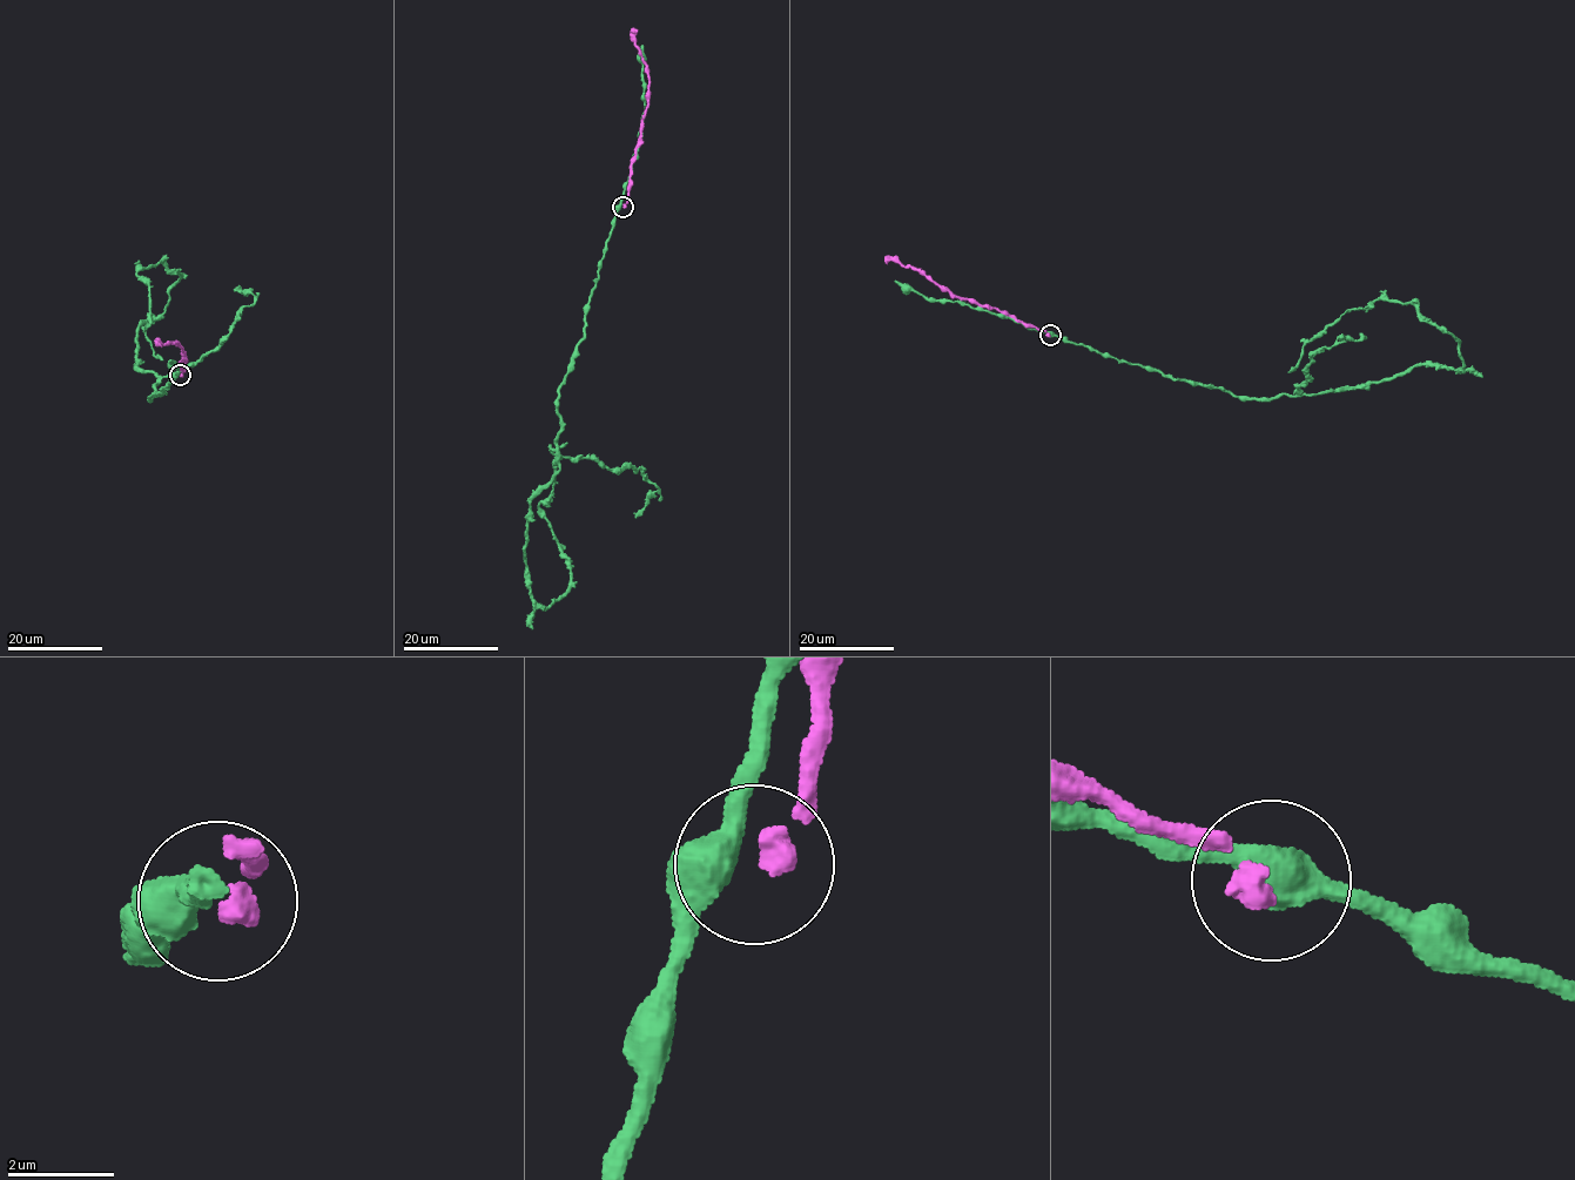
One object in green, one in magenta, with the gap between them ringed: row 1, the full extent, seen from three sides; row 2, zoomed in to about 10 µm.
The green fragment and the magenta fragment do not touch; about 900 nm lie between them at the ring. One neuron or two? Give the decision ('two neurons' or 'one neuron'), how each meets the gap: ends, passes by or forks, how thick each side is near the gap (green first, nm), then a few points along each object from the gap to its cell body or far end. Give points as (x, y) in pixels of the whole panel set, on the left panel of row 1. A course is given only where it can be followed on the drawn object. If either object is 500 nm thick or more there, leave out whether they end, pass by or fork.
two neurons | 550/440 nm | green via (177, 375), (150, 399), (161, 377), (138, 366), (140, 326), (179, 281), (160, 262), (136, 274), (163, 359) | magenta via (180, 375), (184, 354), (182, 348), (174, 343), (156, 342)

